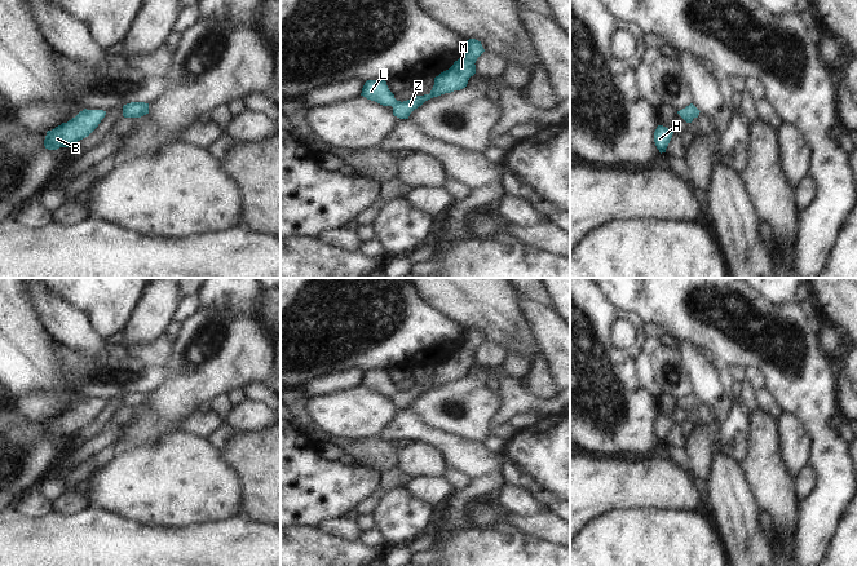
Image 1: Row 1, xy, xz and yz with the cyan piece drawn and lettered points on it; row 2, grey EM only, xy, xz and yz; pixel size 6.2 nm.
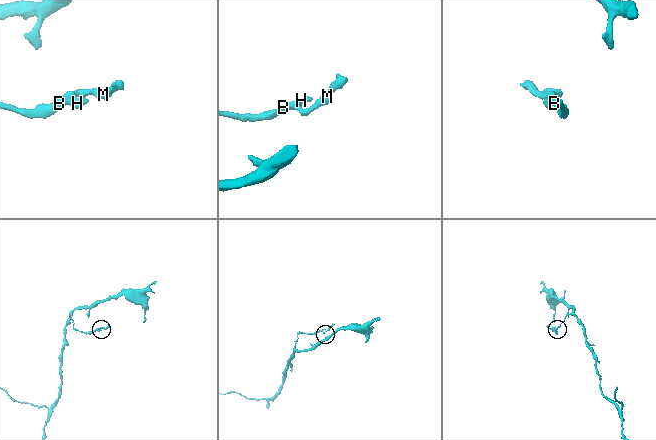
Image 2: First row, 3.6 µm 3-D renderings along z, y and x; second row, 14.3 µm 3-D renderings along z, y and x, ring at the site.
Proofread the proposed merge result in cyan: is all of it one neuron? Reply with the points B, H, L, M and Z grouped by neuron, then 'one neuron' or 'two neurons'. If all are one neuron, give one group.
groups B H L M Z; one neuron

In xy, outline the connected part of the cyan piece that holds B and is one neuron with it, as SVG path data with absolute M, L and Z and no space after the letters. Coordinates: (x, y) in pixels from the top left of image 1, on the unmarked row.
M103 399L80 401L75 407L67 412L62 412L52 420L47 421L44 435L48 439L57 439L59 437L71 437L78 430L88 426L105 407Z

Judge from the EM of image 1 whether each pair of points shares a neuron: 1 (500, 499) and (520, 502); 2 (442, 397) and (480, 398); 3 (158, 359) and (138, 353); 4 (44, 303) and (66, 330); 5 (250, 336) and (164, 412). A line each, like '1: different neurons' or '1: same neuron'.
1: same neuron
2: same neuron
3: same neuron
4: same neuron
5: same neuron

